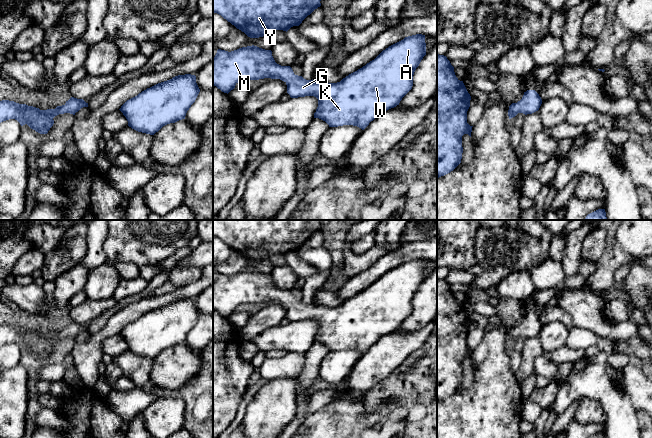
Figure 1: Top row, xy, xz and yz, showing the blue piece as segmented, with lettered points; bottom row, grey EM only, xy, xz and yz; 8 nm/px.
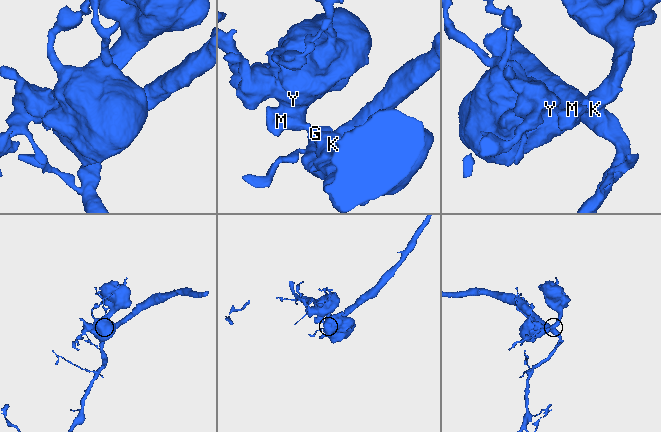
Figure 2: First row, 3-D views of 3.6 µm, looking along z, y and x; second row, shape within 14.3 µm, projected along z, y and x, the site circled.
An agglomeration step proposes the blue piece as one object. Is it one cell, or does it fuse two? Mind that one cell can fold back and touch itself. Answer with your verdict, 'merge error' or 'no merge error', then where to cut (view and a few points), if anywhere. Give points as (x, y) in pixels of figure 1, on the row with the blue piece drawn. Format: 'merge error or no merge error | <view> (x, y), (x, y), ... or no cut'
no merge error | no cut

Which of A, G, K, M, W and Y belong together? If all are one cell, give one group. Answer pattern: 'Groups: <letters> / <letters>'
Groups: A G K M W Y

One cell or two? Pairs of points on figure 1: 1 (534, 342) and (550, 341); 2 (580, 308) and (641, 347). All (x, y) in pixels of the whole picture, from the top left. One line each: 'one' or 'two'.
1: two
2: one

